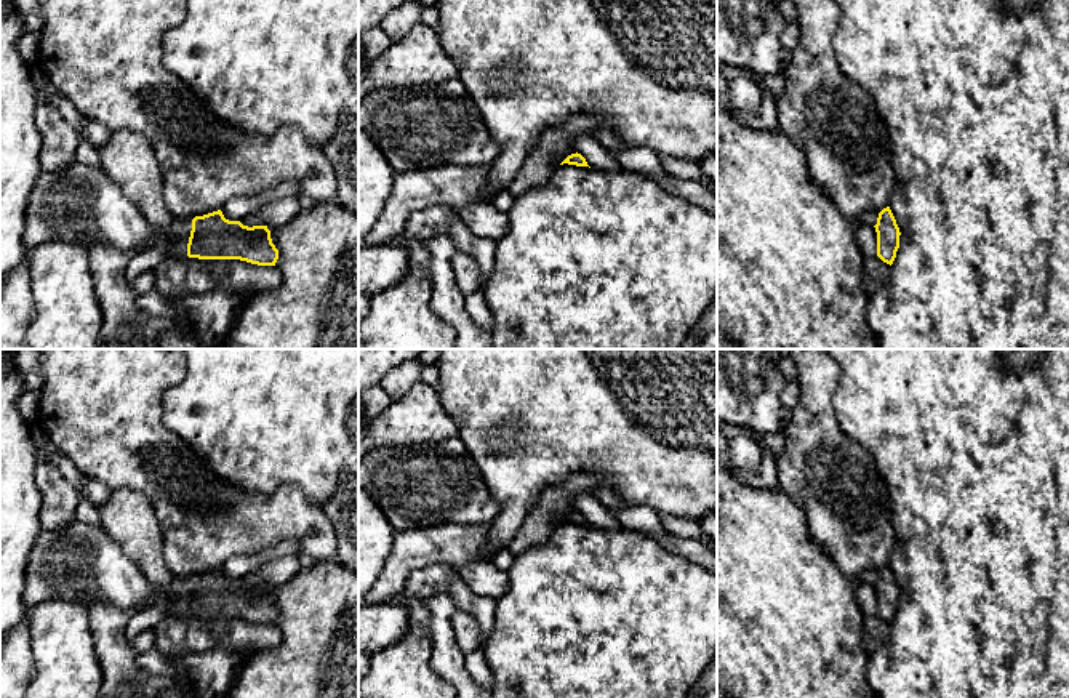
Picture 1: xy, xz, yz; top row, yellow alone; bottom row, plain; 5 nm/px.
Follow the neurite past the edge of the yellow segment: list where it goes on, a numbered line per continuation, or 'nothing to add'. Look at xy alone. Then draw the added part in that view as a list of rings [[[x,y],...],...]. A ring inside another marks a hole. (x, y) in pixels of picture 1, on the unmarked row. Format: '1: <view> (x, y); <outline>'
1: xy (180, 589); [[[186,576],[186,578],[176,578],[166,589],[162,588],[154,588],[150,596],[144,599],[144,605],[150,607],[157,602],[158,596],[162,592],[171,596],[174,599],[174,607],[171,610],[171,615],[178,616],[189,616],[187,615],[187,602],[192,589],[192,578],[194,576]]]

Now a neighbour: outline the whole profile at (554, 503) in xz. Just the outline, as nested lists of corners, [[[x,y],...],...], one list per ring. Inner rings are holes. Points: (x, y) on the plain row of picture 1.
[[[587,469],[571,474],[562,483],[544,488],[507,549],[518,556],[543,544],[568,514],[576,512],[571,506],[575,496],[589,493],[600,498],[611,485],[610,474]]]

